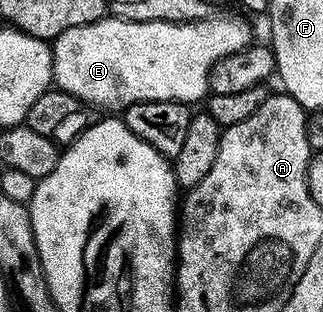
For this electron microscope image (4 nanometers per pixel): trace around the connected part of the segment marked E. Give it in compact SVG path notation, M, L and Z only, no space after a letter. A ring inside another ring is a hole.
M105 17L94 21L90 25L78 25L74 29L66 29L66 33L59 35L51 44L53 57L52 78L55 86L61 91L78 97L83 103L89 104L96 109L99 109L99 107L117 107L117 109L123 109L129 107L132 103L141 103L142 101L174 101L175 103L195 104L195 99L201 98L203 100L209 94L208 75L212 72L213 65L218 61L222 61L222 57L226 57L230 53L238 53L243 47L249 46L254 39L252 27L246 20L216 18L209 17L202 21L194 21L193 23L163 23L162 21L127 23L115 17Z

